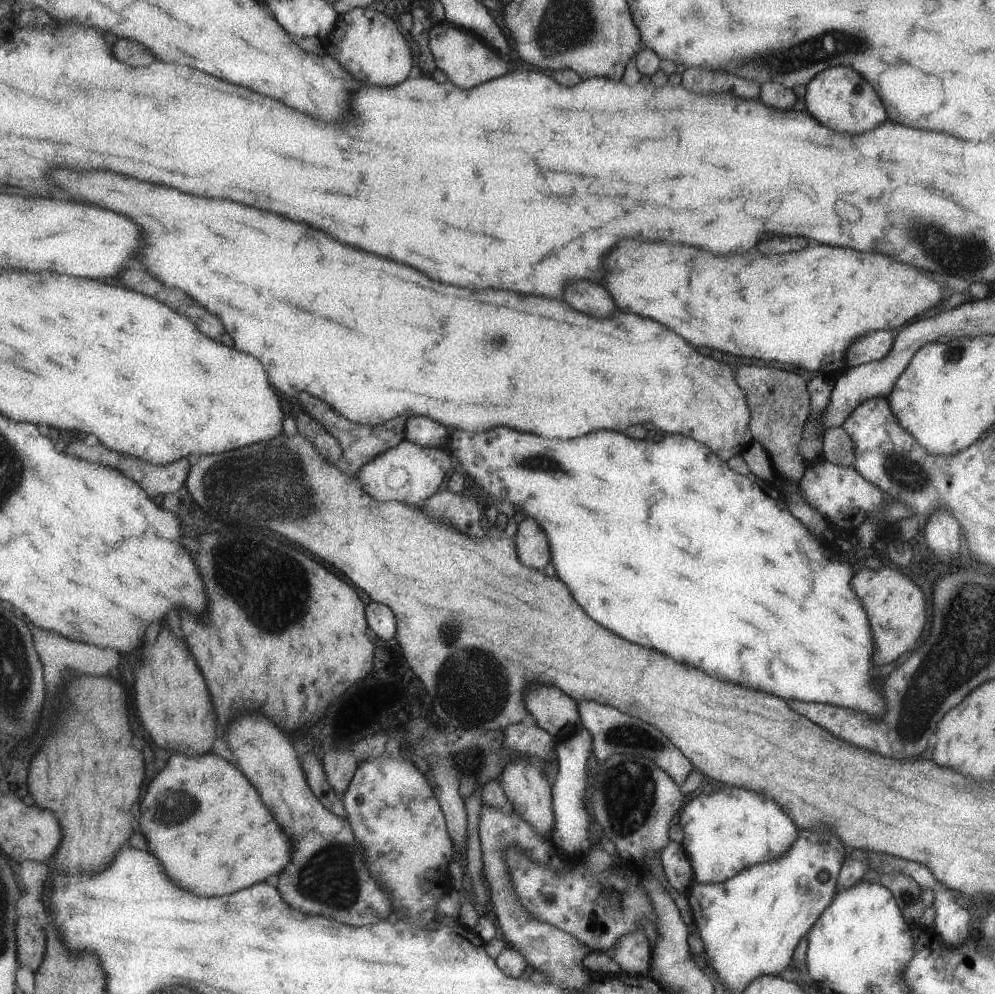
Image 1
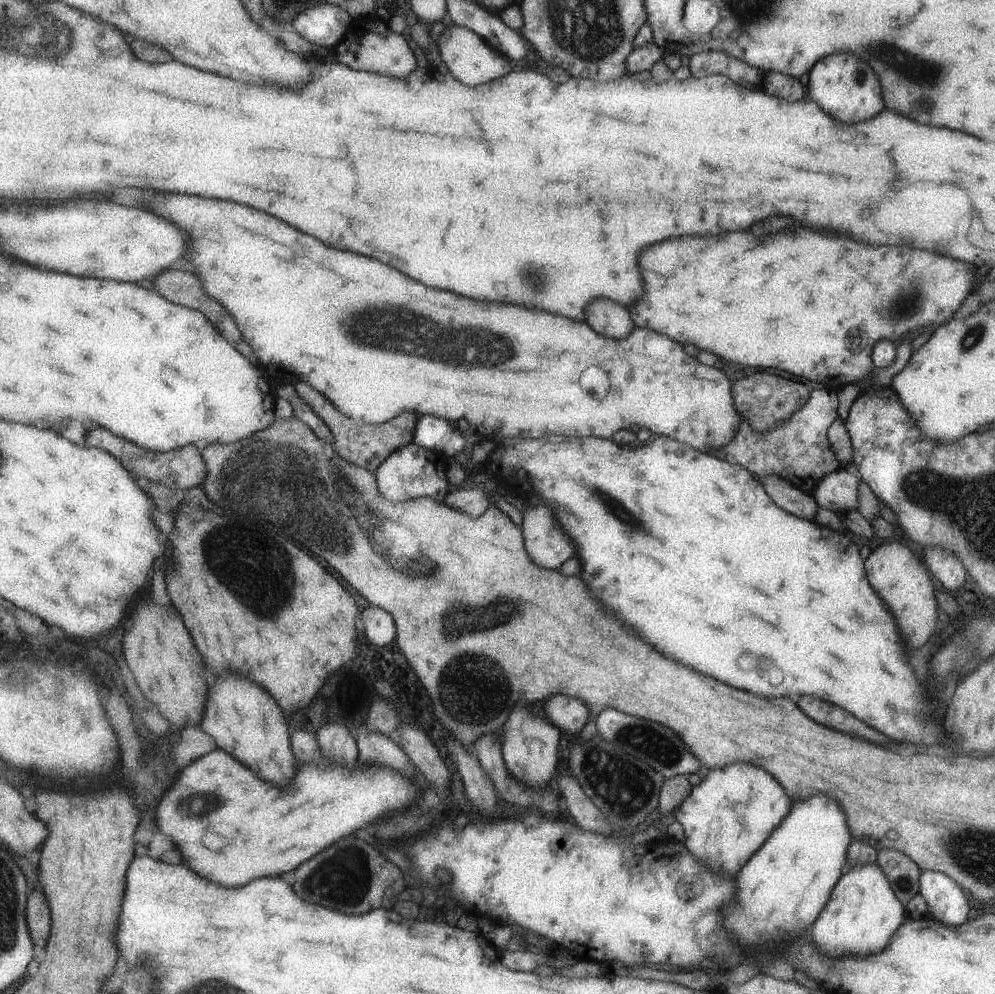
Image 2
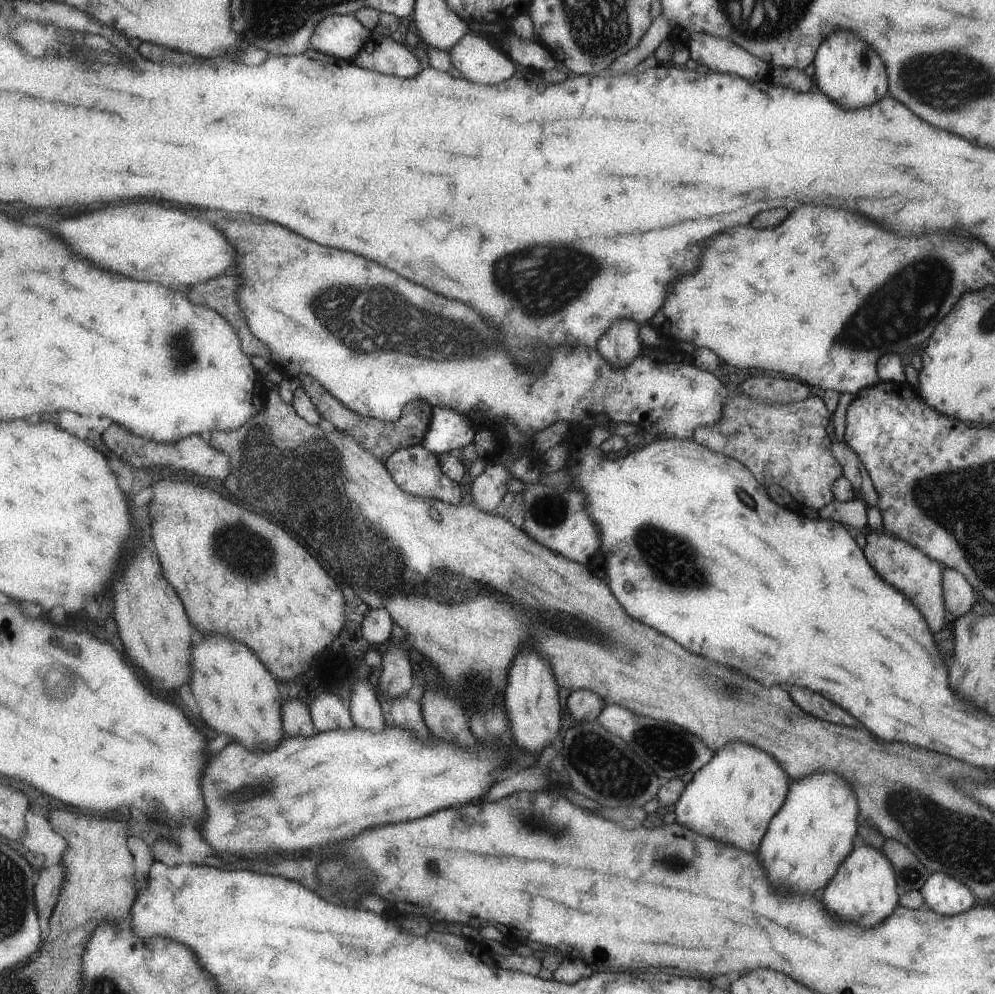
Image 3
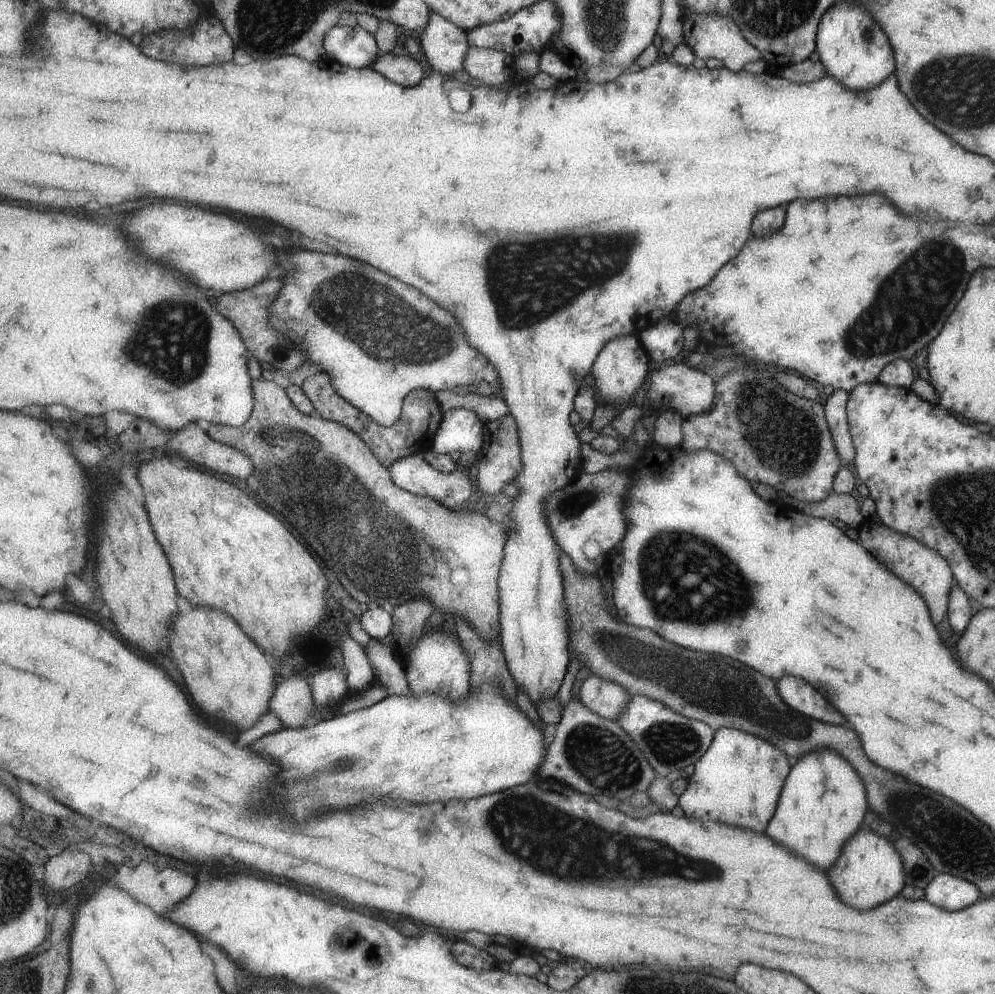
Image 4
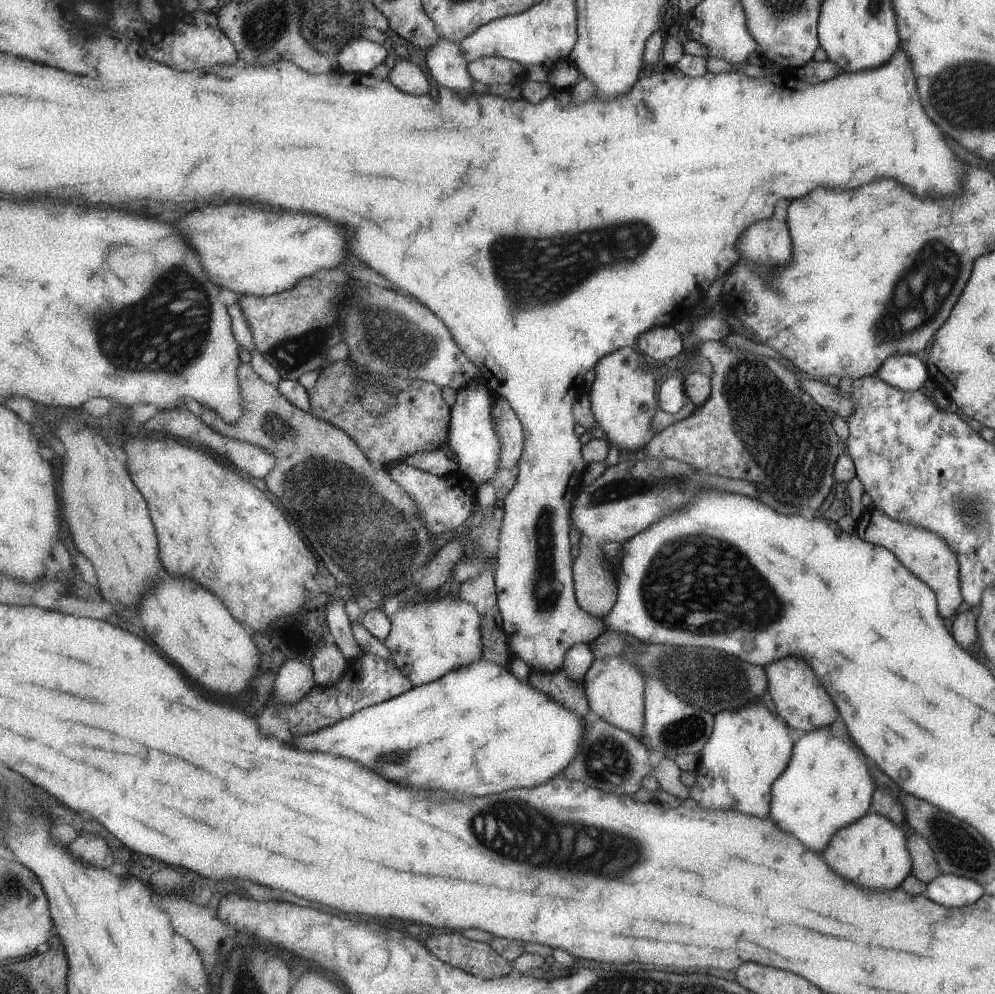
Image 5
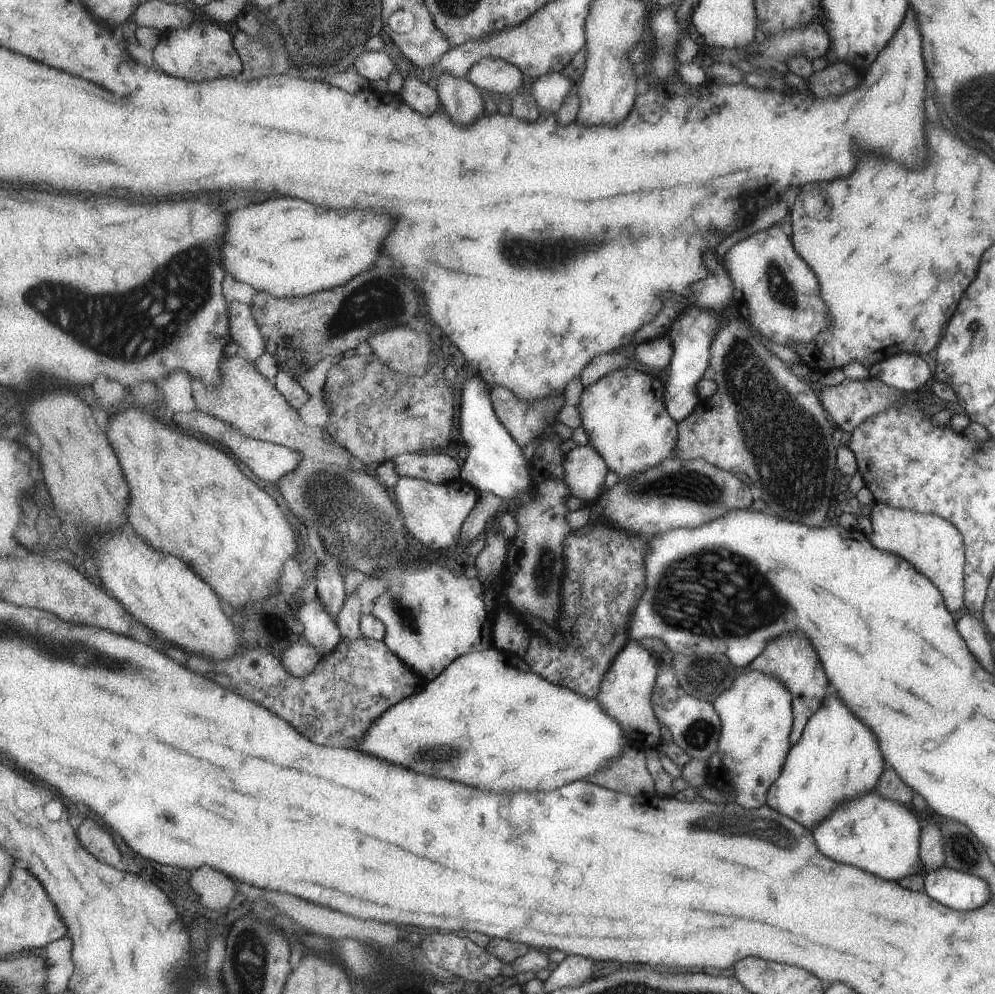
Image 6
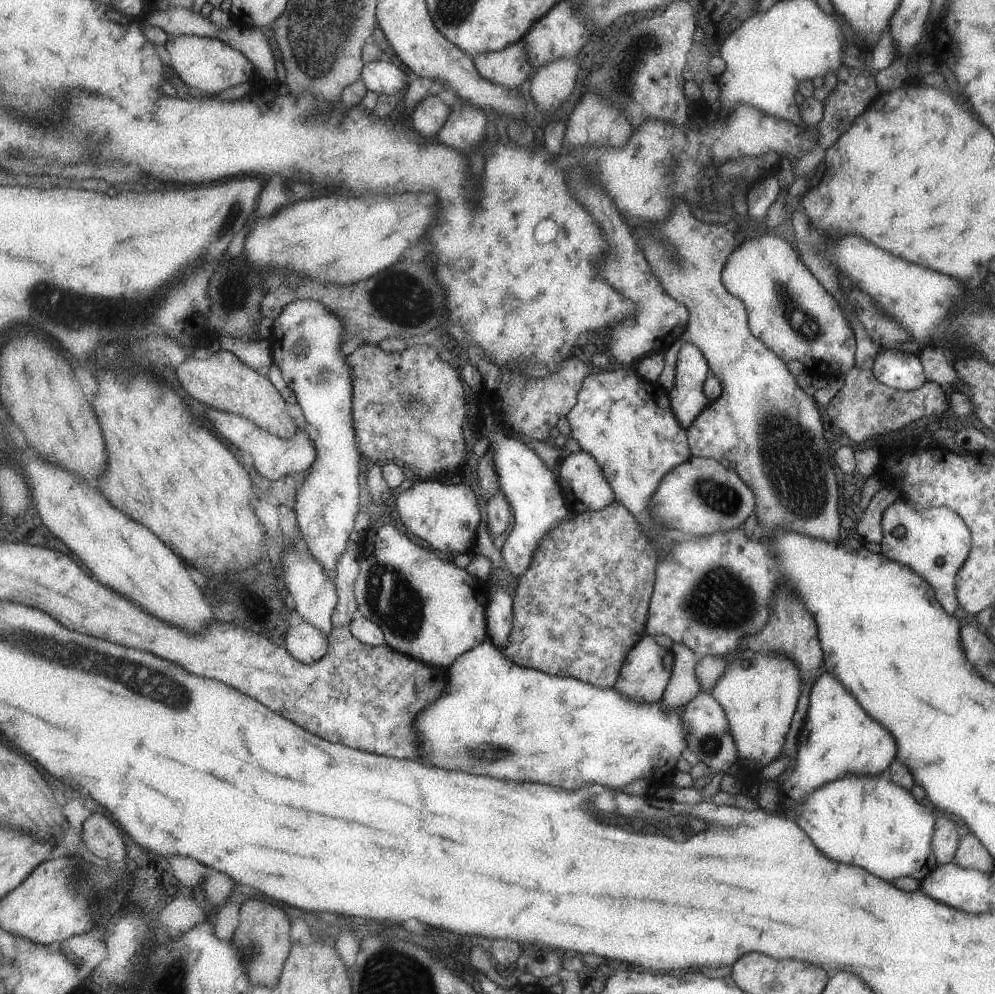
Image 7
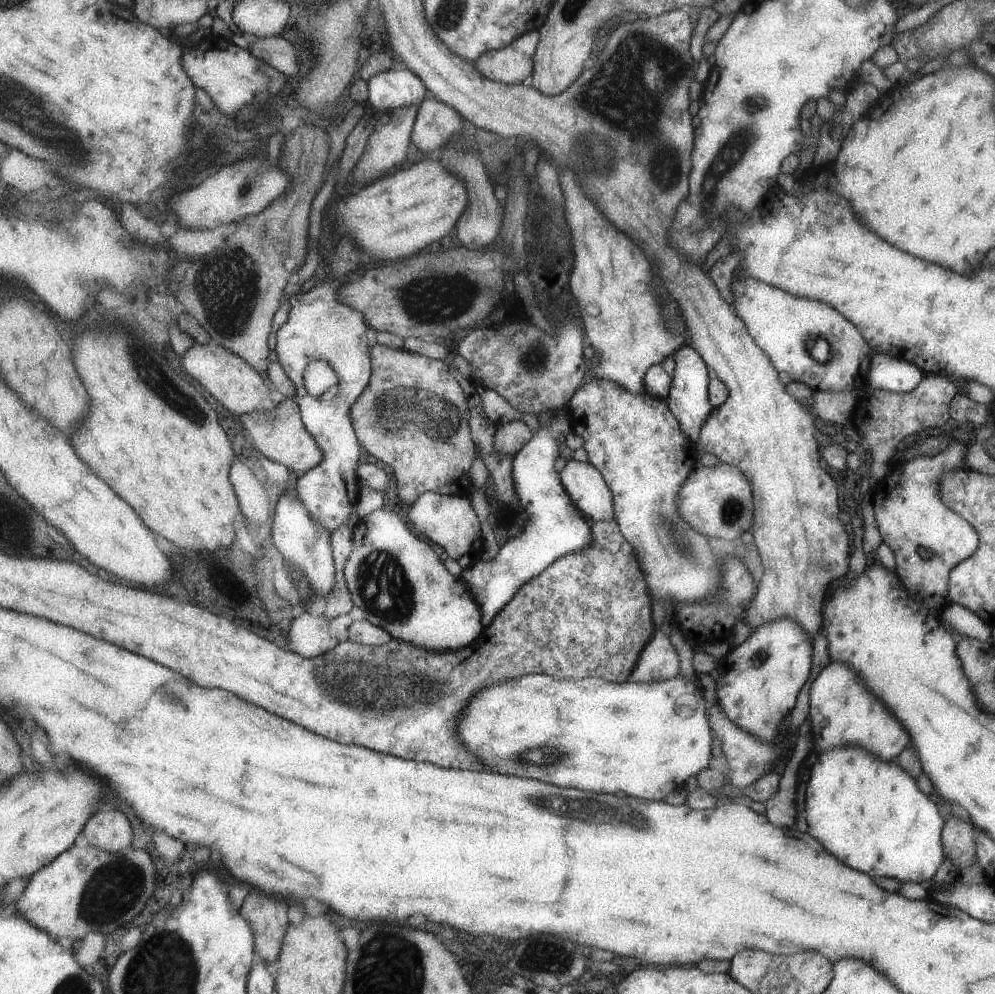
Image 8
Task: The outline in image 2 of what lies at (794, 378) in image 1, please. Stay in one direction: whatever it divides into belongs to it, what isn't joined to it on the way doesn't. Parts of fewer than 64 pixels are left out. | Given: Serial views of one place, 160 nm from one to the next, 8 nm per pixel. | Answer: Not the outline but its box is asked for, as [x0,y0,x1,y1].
[731,372,810,433]

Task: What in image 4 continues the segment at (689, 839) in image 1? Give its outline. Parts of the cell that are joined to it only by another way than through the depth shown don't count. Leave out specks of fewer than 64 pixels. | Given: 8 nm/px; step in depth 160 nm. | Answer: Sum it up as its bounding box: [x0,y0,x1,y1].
[677,730,789,832]

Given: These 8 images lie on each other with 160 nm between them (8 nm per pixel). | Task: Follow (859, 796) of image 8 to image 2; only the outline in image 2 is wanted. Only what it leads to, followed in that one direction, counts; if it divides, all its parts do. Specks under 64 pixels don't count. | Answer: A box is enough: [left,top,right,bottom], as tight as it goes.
[809,863,907,959]

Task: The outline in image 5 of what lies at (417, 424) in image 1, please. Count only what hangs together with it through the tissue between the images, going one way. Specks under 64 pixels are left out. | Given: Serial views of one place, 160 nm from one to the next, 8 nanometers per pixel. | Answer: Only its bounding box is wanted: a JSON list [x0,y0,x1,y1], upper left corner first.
[447,381,500,485]

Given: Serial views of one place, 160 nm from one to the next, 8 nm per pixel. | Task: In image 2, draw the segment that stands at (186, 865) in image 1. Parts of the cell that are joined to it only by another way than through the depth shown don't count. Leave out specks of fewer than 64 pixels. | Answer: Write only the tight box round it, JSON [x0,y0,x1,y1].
[157,748,427,886]

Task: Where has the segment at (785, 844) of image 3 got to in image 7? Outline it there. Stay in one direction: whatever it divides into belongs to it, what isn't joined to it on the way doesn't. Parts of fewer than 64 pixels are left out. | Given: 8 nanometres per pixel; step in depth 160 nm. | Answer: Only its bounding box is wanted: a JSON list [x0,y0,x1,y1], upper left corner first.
[775,672,895,818]

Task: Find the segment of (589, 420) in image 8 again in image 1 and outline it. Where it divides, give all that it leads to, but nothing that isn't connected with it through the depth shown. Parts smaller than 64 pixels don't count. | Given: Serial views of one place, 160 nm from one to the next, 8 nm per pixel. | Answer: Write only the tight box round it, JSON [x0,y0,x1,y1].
[565,279,615,318]

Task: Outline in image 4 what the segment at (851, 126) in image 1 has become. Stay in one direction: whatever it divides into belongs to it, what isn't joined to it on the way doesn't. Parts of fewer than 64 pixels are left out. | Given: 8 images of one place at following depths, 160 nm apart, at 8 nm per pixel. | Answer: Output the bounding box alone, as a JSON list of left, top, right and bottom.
[814,4,895,91]

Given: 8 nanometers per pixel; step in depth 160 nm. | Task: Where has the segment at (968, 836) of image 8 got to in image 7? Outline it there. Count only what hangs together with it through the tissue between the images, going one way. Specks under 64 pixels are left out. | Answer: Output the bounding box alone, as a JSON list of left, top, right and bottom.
[931,818,961,864]

